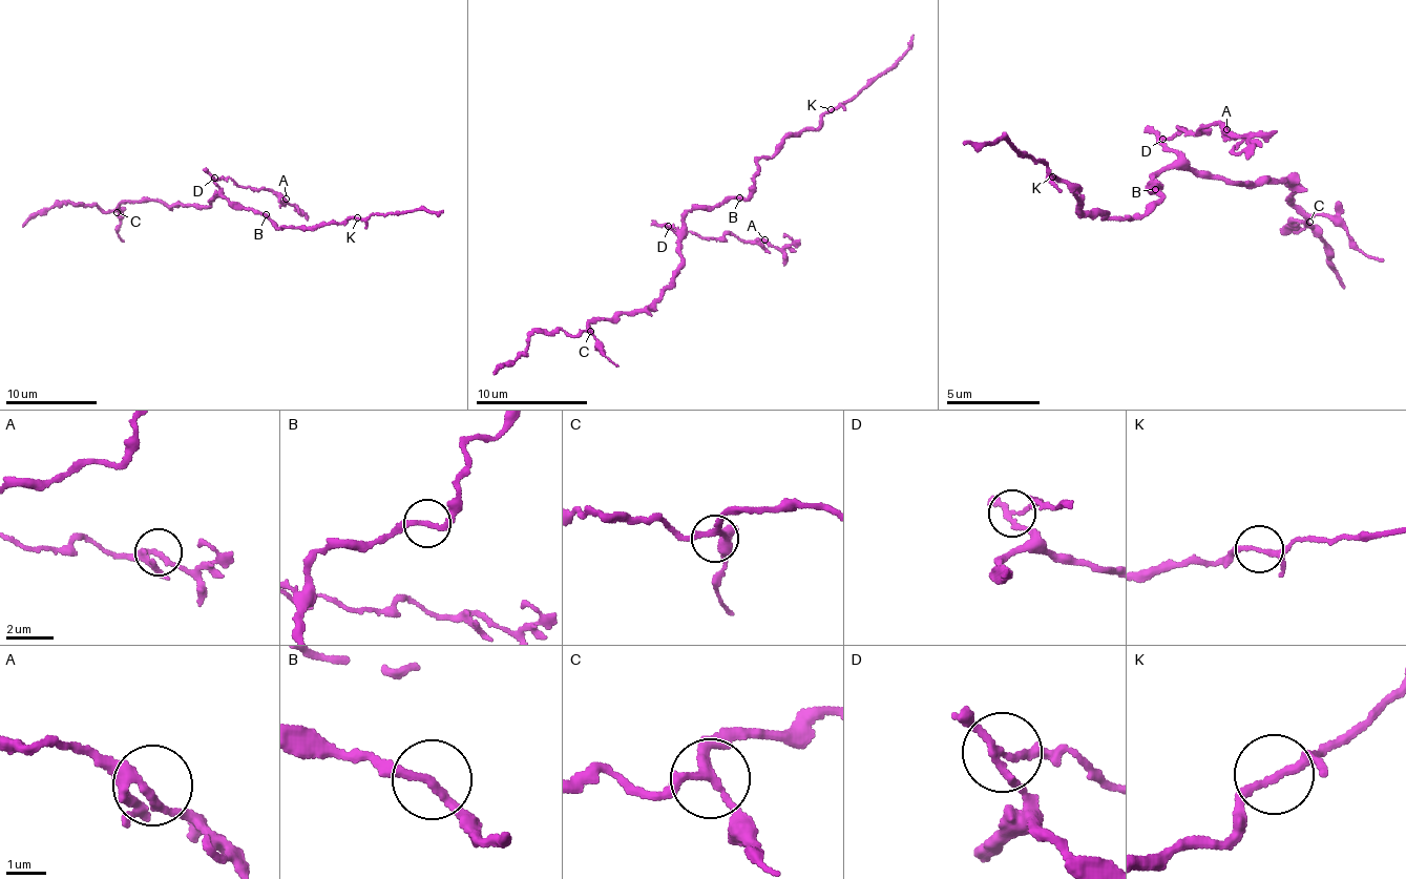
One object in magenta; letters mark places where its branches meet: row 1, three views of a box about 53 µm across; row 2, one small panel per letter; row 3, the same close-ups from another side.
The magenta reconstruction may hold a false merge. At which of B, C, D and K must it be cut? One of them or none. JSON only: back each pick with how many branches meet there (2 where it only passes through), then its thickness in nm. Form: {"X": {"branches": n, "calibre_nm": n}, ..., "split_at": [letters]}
{"D": {"branches": 3, "calibre_nm": 150}, "split_at": ["D"]}

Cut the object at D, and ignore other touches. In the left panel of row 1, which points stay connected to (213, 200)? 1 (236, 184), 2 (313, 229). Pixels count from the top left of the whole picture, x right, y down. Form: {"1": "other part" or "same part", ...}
{"1": "other part", "2": "same part"}

